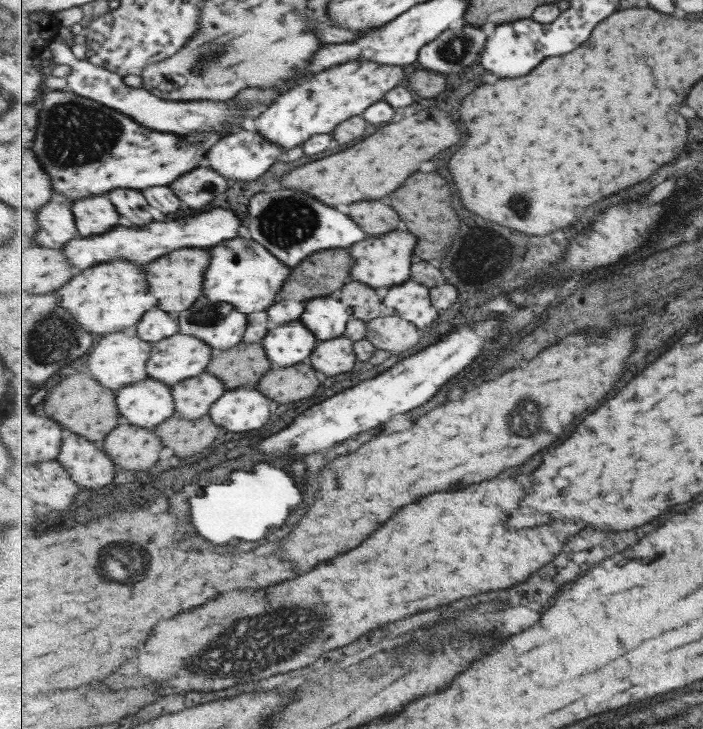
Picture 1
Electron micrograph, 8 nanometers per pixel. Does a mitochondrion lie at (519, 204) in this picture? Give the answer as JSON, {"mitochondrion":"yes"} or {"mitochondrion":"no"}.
{"mitochondrion":"yes"}

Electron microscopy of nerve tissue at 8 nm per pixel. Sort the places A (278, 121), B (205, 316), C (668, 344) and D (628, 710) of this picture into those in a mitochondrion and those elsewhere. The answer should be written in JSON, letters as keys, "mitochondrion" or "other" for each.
{"A":"other","B":"mitochondrion","C":"other","D":"other"}

